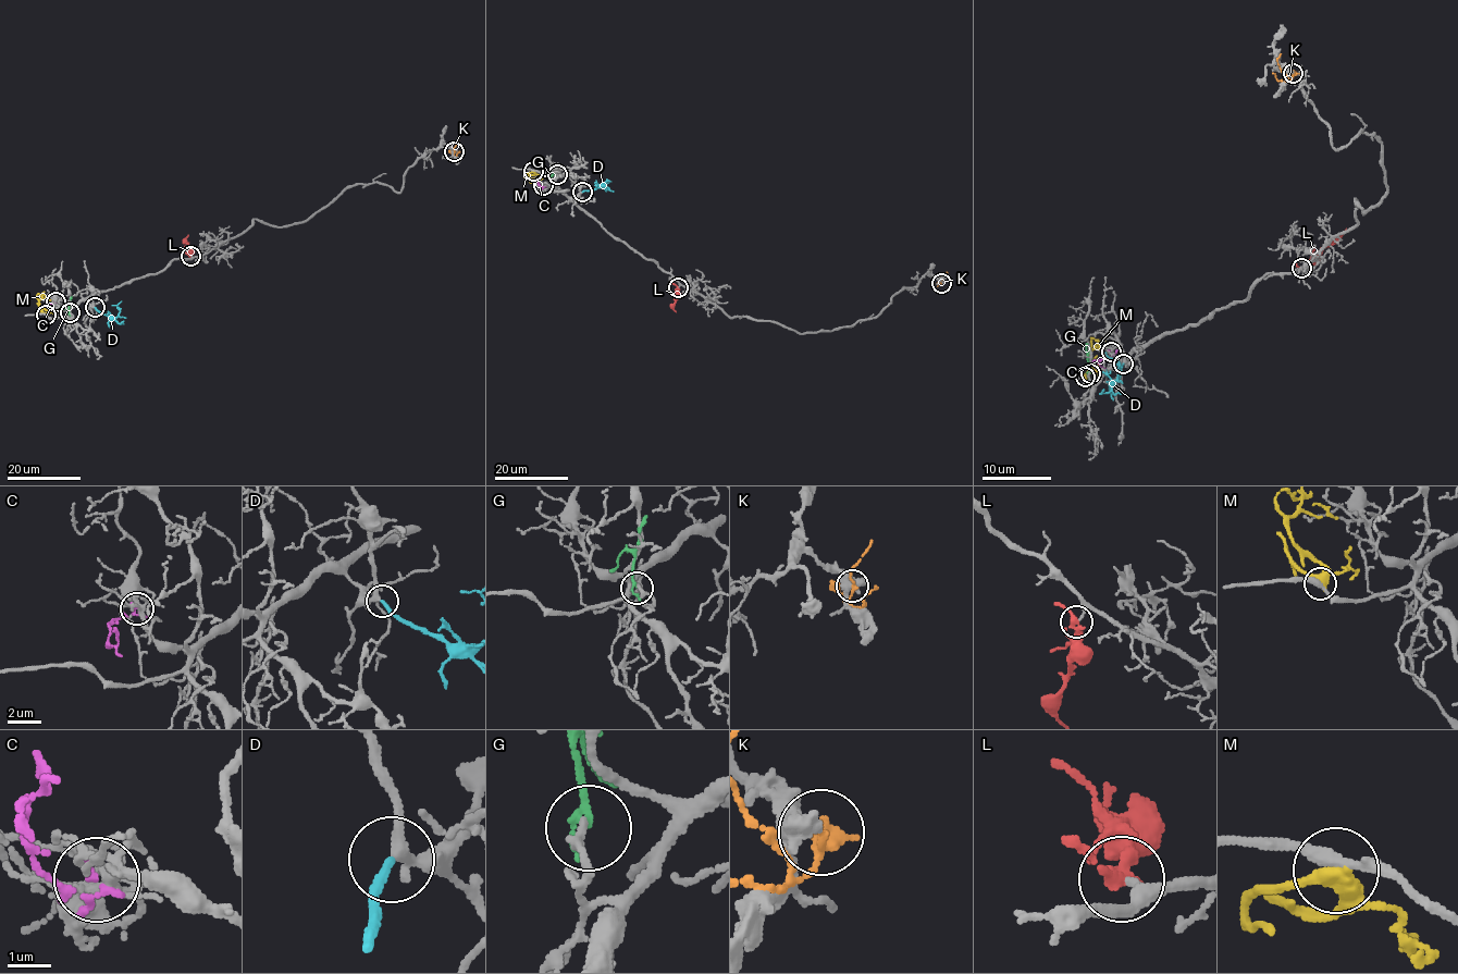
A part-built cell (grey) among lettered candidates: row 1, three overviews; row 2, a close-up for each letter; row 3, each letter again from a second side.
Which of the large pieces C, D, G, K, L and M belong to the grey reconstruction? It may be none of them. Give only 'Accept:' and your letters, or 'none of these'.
Accept: D

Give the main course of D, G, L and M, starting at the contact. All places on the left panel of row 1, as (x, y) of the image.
D: (95, 307), (115, 318), (121, 300)
G: (70, 312), (71, 296)
L: (190, 256), (188, 235)
M: (47, 315), (39, 300), (45, 292)

